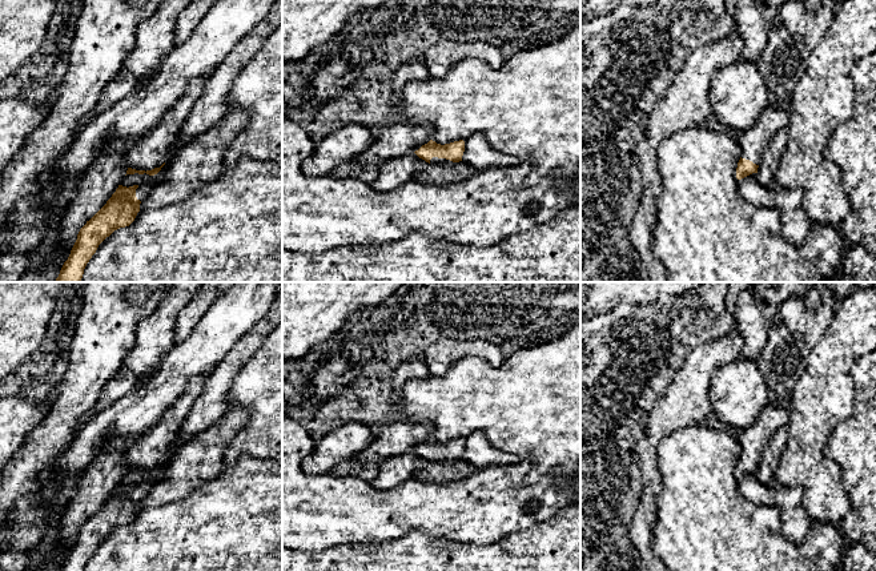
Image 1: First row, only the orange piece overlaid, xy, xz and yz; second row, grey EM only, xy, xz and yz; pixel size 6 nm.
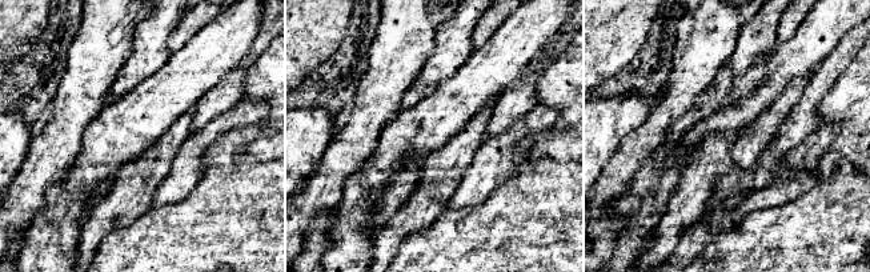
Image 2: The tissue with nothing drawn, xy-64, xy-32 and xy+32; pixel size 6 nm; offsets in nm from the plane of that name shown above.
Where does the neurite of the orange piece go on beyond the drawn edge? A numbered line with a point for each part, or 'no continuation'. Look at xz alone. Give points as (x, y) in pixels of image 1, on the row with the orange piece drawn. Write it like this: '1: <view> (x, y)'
1: xz (441, 161)

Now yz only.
1: yz (752, 143)

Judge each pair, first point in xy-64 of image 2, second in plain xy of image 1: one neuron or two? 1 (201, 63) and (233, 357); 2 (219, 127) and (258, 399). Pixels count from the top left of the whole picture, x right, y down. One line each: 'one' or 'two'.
1: two
2: two

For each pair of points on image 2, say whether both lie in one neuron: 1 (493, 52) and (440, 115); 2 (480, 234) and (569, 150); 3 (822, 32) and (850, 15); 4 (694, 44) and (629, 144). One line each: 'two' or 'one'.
1: one
2: two
3: one
4: one

